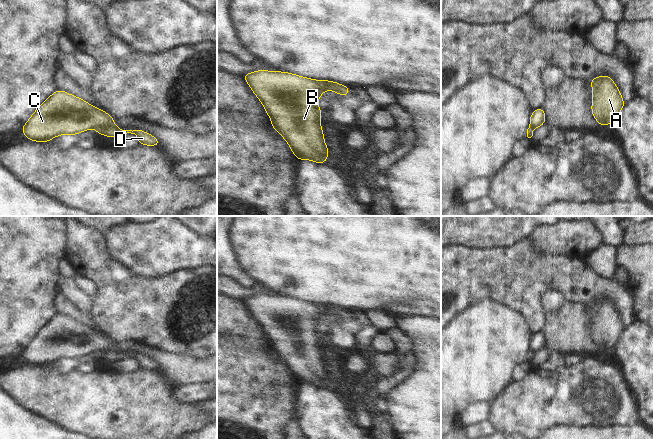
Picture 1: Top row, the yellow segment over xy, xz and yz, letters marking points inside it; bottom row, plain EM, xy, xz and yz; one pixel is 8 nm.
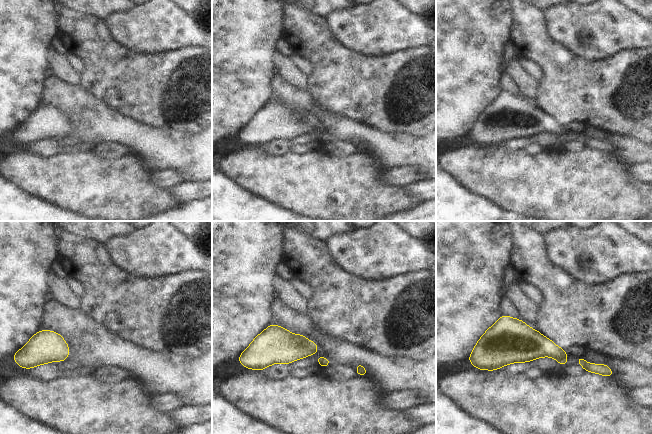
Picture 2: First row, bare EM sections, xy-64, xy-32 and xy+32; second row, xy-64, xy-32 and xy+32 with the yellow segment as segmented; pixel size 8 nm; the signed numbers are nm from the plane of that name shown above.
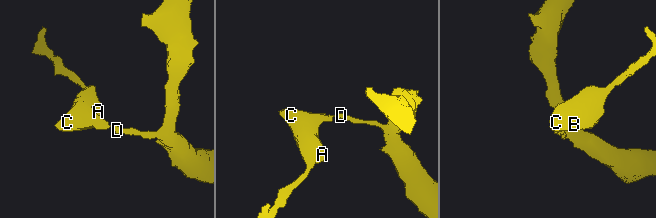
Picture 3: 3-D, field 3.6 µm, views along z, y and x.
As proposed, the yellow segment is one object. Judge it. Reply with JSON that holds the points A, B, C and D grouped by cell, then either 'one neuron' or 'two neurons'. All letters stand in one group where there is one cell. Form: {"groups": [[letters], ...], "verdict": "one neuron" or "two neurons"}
{"groups": [["A", "B", "C"], ["D"]], "verdict": "two neurons"}

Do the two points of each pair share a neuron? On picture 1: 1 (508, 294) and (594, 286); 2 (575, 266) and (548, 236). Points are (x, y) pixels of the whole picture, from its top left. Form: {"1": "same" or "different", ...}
{"1": "same", "2": "different"}

